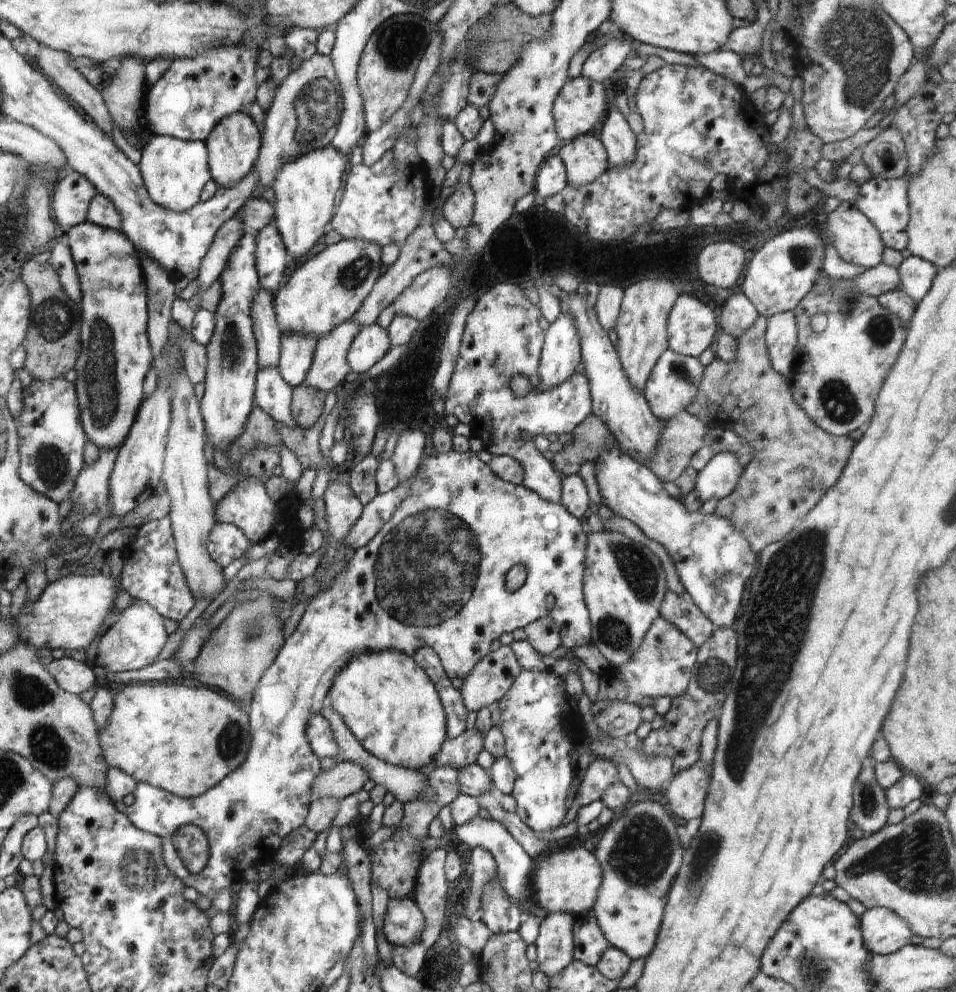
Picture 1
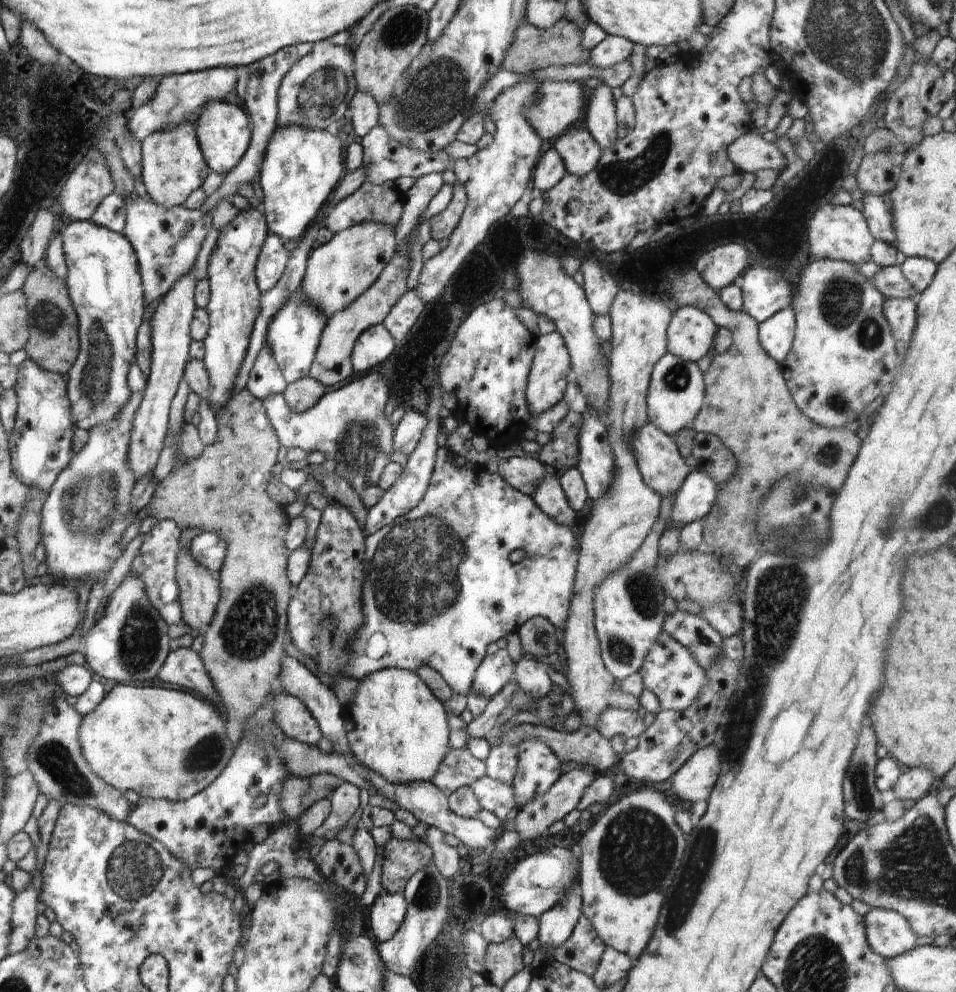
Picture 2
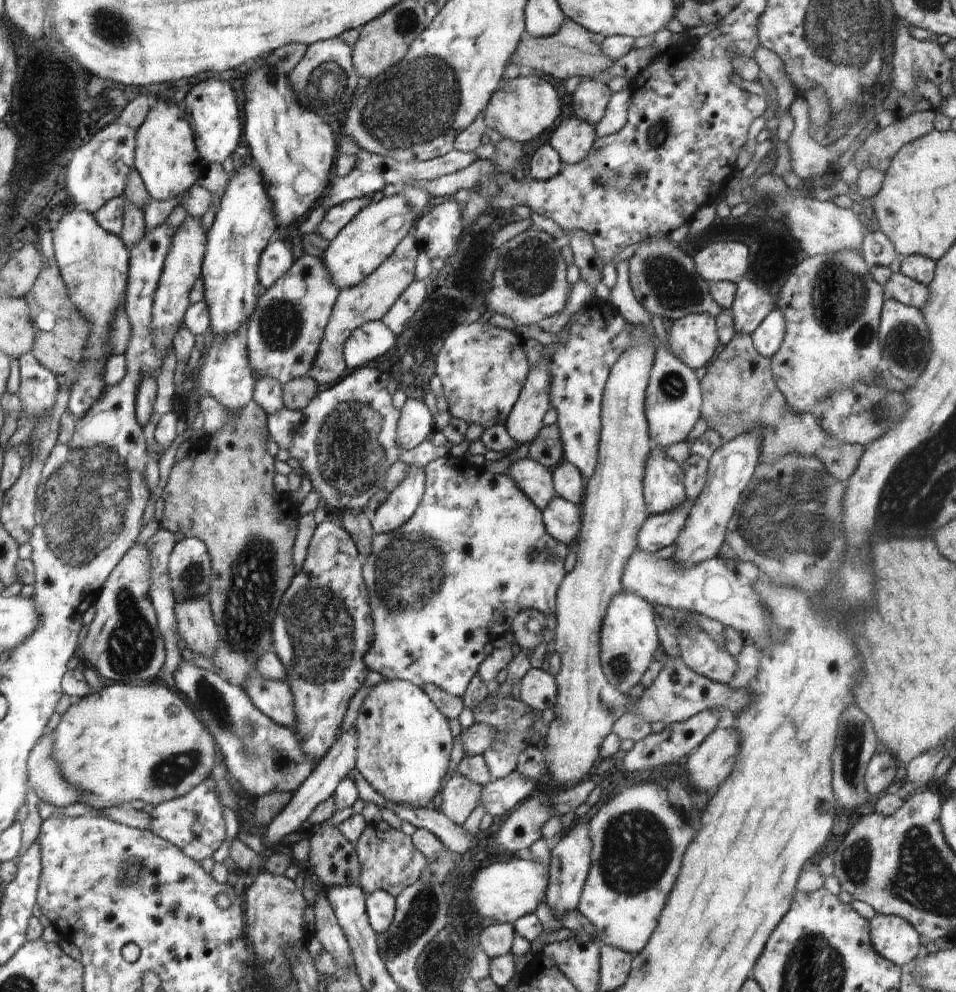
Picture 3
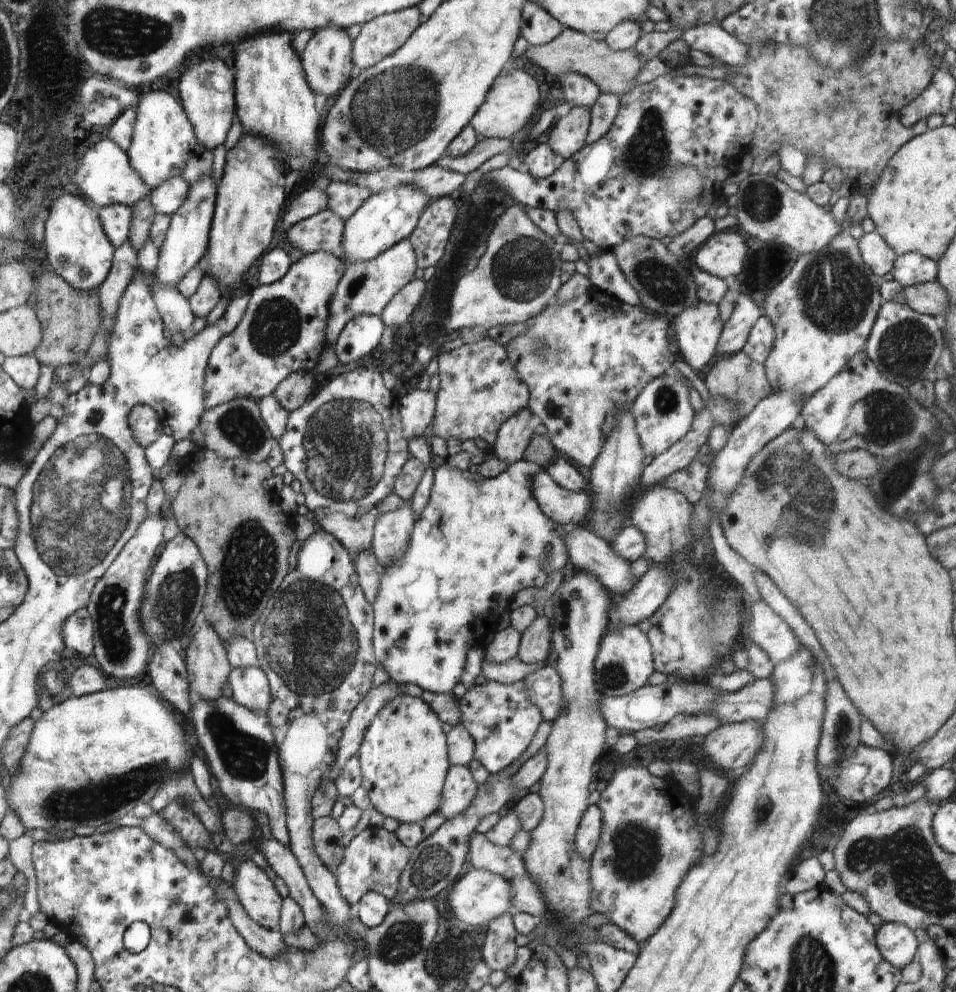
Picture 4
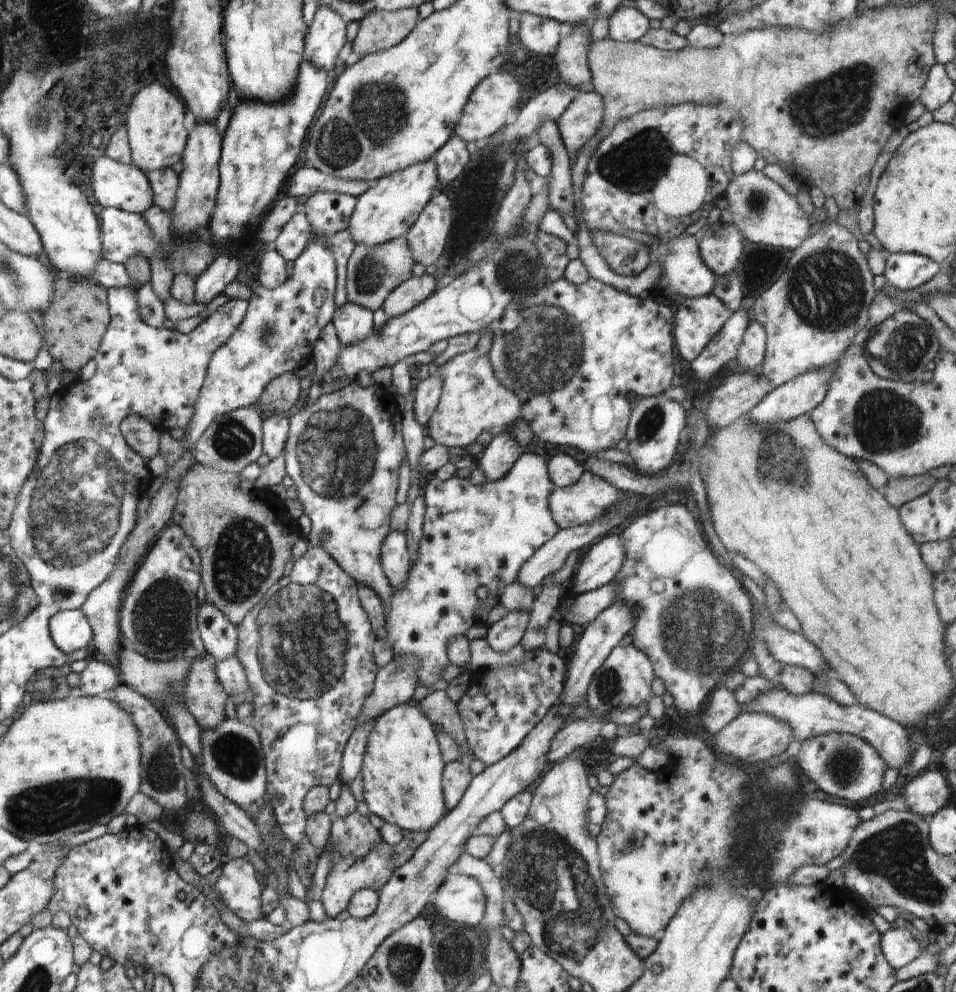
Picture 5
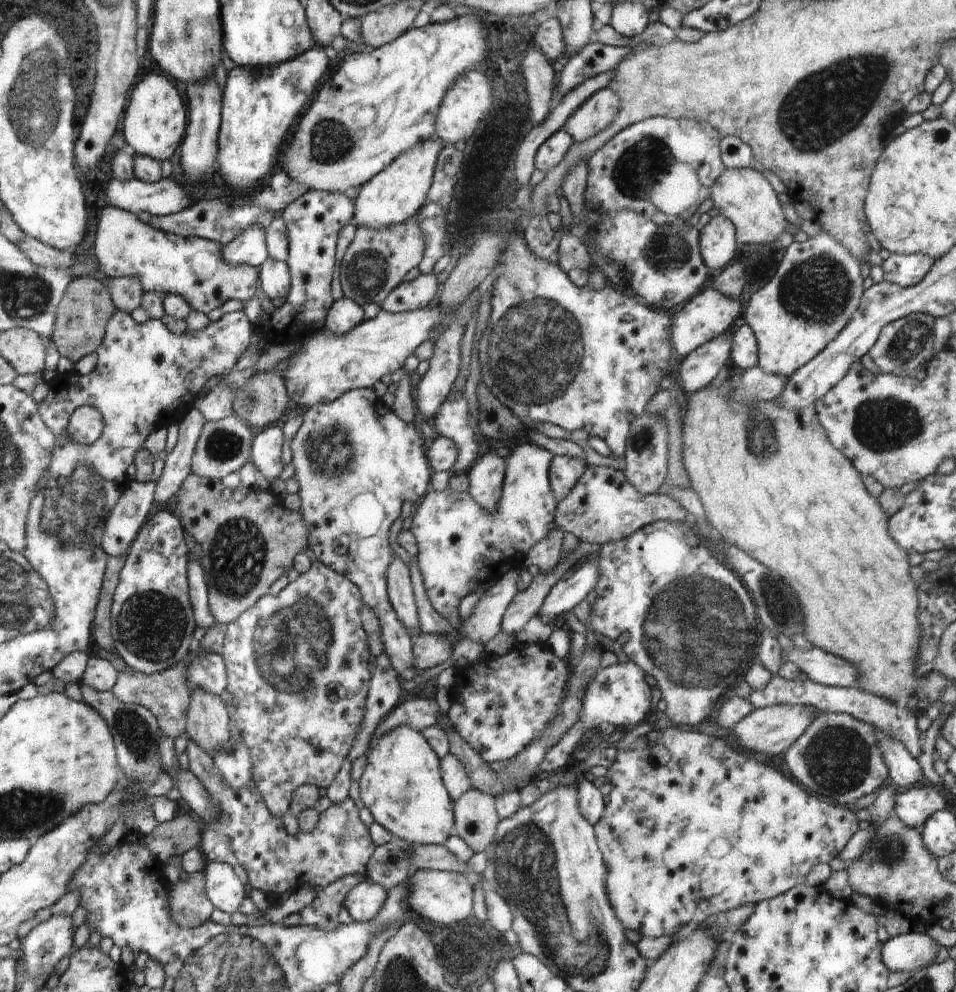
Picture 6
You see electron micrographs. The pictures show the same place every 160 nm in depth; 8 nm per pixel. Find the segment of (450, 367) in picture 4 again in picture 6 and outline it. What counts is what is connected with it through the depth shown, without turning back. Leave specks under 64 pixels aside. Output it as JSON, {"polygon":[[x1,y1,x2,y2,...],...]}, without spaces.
{"polygon":[[461,392,446,398,440,408,440,414,433,421,433,427,439,436,452,439,456,443,459,455,455,464,456,473,467,472,470,464,478,460,478,443,472,428,468,426,468,404]]}

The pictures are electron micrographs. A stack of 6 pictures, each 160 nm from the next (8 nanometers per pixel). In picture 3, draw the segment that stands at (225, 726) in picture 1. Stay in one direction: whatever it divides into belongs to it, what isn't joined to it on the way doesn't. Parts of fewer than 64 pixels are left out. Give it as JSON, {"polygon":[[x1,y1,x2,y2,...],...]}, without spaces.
{"polygon":[[149,682,143,685,115,683,112,684,112,686,102,688,100,692,90,692,83,699,79,699,70,705,68,710,63,714,62,719,60,719,54,732,56,736,56,760,62,765,63,776,66,777,72,785,75,785,75,788,79,789,80,793,83,793,83,797,79,800,78,808,76,809,82,812,88,812,88,810,92,808,94,808,94,810,104,811,113,805,129,804,132,800,142,800,145,804,153,804,156,806,167,800,187,795,194,788,198,787,200,782,206,780,208,772,210,772,212,766,214,766,214,756,216,756,217,744,210,730,206,728,206,725,204,725,202,721,198,722,198,716,196,716,195,712,190,710,190,706,188,706,176,692,170,692,164,682]]}

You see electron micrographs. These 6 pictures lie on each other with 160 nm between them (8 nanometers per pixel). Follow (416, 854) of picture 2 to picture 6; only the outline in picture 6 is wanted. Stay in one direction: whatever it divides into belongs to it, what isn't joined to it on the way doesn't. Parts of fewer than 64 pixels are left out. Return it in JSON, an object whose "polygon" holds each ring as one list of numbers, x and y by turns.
{"polygon":[[366,874,348,875,324,888,316,888,315,899,299,912,302,924,325,931,337,929,341,925,338,912,344,906,346,895,356,883,366,880,369,880]]}

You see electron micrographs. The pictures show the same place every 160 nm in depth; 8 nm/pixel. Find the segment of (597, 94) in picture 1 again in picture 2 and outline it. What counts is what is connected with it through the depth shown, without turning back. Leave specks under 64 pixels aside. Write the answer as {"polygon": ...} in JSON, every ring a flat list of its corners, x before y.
{"polygon":[[540,82,536,104,528,110,528,120,542,140,560,136,566,126,572,126,584,108,584,96,579,82]]}

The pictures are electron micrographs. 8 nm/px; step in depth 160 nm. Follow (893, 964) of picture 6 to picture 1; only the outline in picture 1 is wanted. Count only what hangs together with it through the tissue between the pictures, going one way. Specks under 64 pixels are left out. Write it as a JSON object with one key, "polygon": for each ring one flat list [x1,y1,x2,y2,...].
{"polygon":[[889,908,866,909,860,920,864,944,872,955,889,955,910,944,913,932,908,923]]}

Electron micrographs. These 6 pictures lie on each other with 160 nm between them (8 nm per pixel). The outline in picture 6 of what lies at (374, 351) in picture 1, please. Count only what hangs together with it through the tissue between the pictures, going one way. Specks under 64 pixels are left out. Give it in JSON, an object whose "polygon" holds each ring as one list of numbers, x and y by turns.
{"polygon":[[342,297,332,303,324,320,325,327,335,335,346,335,364,322,364,311,356,301]]}

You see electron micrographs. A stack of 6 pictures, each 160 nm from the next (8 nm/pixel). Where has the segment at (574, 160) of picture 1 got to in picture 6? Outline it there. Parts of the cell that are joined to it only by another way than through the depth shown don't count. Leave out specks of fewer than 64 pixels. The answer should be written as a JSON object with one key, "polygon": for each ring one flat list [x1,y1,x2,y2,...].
{"polygon":[[610,87,600,89,576,109,564,129,576,143,588,140,612,124,620,107,621,100]]}

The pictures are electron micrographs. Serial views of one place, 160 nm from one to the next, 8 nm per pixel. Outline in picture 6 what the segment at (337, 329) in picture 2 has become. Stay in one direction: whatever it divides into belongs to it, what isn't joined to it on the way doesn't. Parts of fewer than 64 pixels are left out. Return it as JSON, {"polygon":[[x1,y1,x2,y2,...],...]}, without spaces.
{"polygon":[[419,212,403,223,388,227,356,227,355,237,343,256,339,274,344,297,356,301,360,306,381,305,388,293,402,282,402,278,412,268,419,266,426,254,427,238,423,235,418,215]]}

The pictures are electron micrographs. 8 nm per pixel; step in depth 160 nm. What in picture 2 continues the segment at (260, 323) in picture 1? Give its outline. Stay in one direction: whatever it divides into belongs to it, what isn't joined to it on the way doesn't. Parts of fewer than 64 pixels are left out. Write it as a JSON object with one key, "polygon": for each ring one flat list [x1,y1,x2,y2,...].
{"polygon":[[269,344,264,345,264,348,259,350,254,366,249,372,245,387,252,393,252,396,263,402,265,398,282,395,287,385,282,368,273,357]]}

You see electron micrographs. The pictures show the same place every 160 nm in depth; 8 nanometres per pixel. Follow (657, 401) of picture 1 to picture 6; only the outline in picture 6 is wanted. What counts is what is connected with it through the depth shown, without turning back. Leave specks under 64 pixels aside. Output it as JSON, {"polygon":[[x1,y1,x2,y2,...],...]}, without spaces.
{"polygon":[[644,412,631,424,631,434,627,438,627,446,623,458,626,462,624,470,626,480,643,495,659,492,667,478,667,438,665,423,658,414]]}

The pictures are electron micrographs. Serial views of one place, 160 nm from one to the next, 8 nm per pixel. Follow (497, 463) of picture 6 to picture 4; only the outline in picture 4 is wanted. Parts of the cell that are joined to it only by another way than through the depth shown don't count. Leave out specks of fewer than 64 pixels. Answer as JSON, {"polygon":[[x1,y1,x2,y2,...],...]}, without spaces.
{"polygon":[[530,407,517,412,499,428,498,438,493,444,497,458,506,463,515,463,523,459,530,444,533,430,528,428,528,421,533,416]]}

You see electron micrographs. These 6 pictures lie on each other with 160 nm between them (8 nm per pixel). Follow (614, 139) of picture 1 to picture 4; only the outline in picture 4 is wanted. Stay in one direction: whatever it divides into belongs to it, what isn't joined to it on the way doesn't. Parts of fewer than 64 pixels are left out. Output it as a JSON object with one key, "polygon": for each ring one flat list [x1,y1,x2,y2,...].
{"polygon":[[568,71,560,76,558,85,564,93,564,100,571,107,590,107,600,96,601,90,587,76]]}

